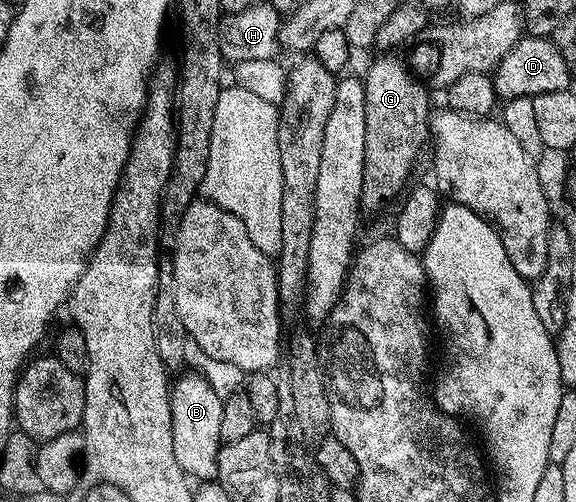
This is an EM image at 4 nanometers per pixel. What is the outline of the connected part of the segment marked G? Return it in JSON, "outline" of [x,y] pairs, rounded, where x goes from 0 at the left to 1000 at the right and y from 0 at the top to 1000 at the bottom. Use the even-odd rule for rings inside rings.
{"outline":[[[653,110],[653,120],[637,135],[637,151],[628,153],[634,171],[634,339],[627,414],[632,424],[668,412],[700,373],[698,382],[708,373],[707,357],[720,335],[720,317],[734,285],[745,279],[752,229],[748,199],[712,133],[686,112],[691,110]]]}

